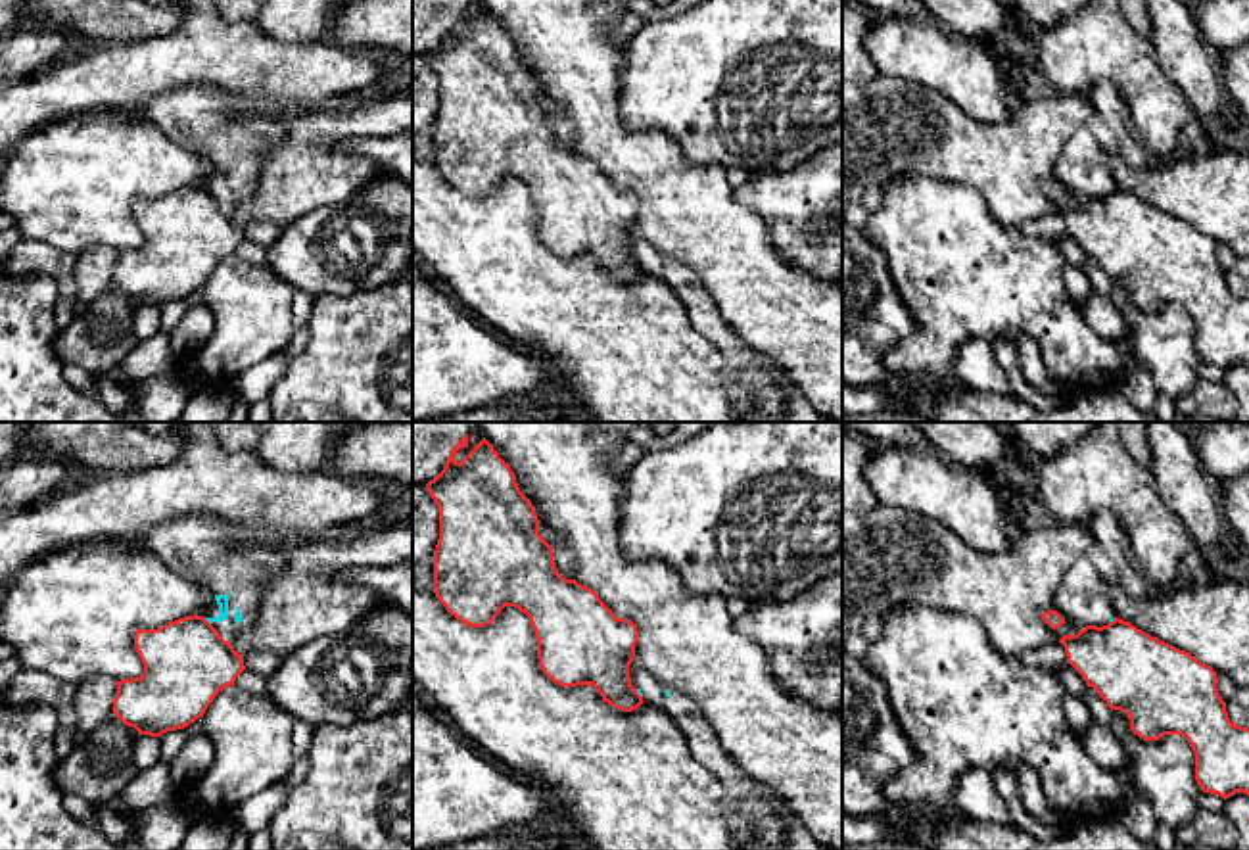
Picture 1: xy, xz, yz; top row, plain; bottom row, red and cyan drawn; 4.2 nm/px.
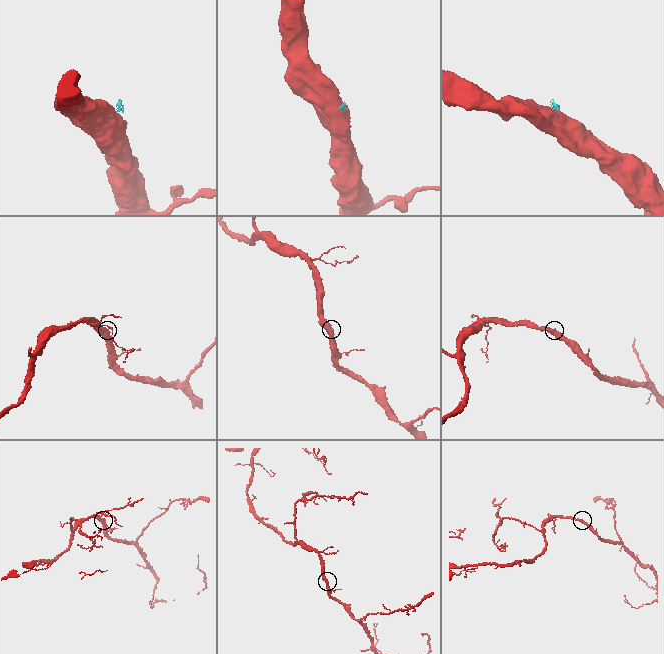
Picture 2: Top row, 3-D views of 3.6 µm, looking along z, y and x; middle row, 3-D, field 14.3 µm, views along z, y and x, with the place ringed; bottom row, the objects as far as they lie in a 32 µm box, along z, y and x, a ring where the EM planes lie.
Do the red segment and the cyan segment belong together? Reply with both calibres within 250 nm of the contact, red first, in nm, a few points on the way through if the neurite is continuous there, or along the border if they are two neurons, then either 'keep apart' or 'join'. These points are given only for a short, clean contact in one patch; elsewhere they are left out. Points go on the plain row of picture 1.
360/50 nm | along xy (204, 188), (210, 194) | keep apart

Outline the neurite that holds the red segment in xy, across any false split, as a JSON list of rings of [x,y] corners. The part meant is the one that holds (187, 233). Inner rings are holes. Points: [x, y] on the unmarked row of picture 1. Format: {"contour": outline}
{"contour": [[[184,186],[157,200],[136,200],[134,217],[144,234],[140,248],[117,251],[113,284],[140,305],[161,307],[201,288],[213,269],[246,240],[244,226],[203,186]]]}

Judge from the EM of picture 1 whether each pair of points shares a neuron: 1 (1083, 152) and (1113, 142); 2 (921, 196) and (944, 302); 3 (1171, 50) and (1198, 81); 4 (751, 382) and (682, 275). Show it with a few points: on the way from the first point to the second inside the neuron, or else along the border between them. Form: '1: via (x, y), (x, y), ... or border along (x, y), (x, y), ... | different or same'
1: via (1090, 150), (1106, 142) | same
2: via (923, 223), (946, 254), (948, 275) | same
3: via (1178, 58), (1194, 73) | same
4: via (739, 355), (705, 319), (699, 302) | same

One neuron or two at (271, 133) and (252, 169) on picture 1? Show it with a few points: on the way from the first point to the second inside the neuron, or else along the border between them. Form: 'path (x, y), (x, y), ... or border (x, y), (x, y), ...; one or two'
path (261, 142), (252, 152), (252, 160); one

